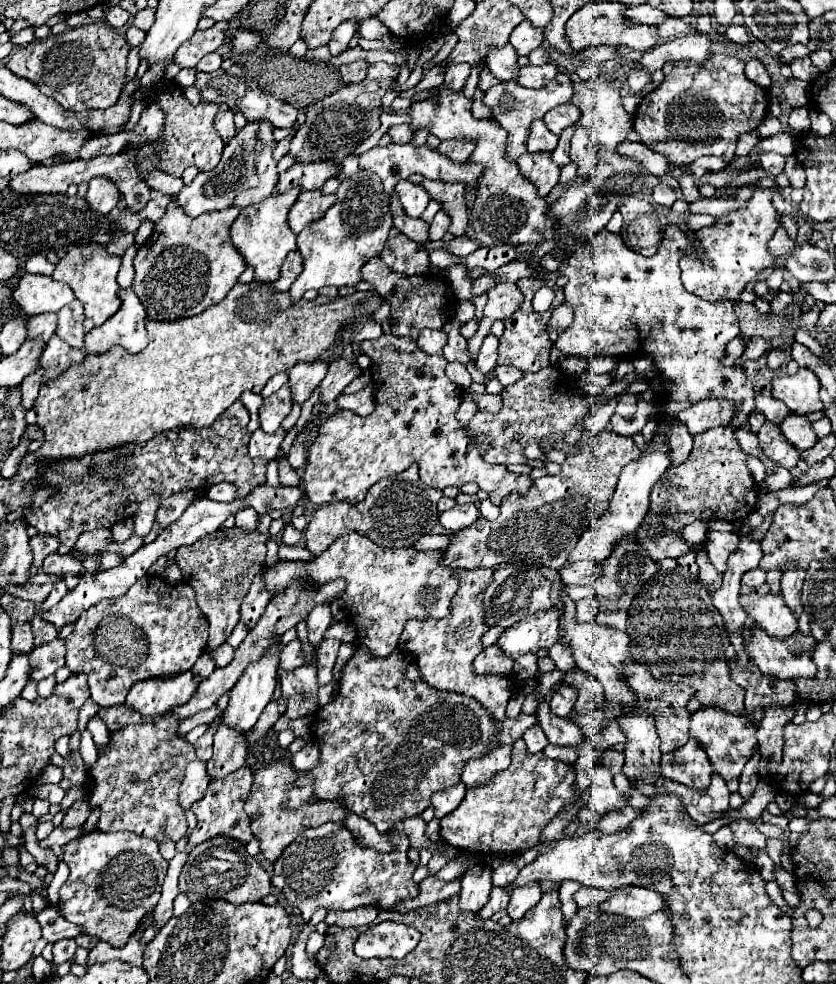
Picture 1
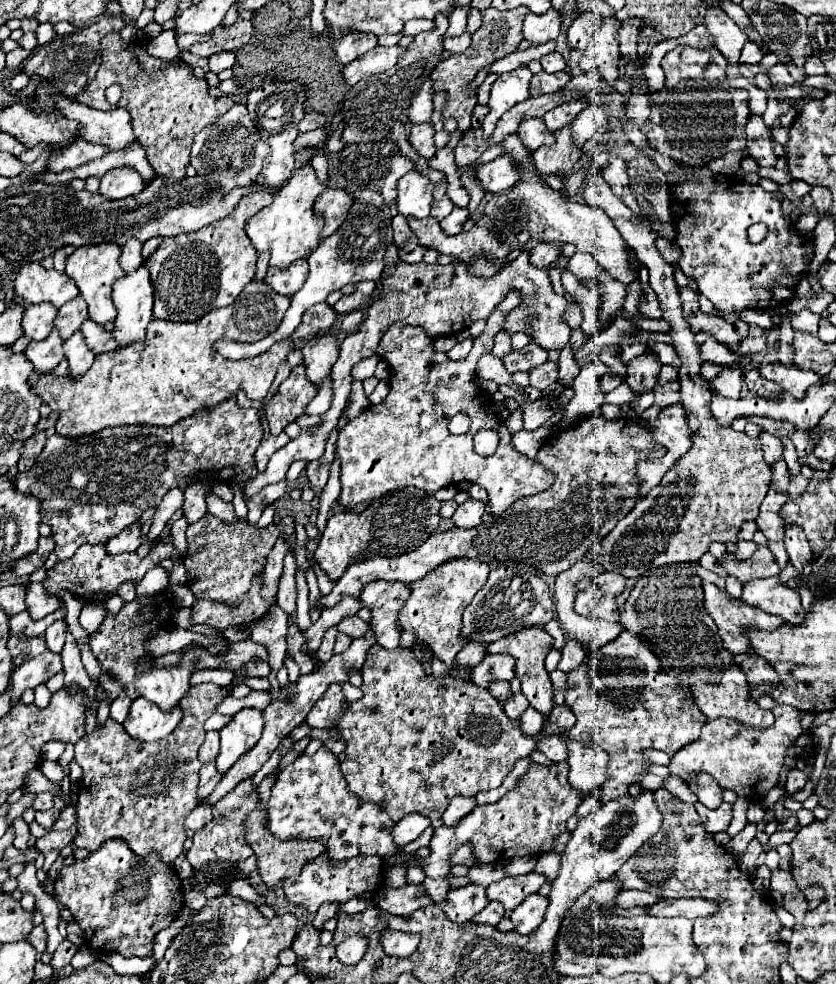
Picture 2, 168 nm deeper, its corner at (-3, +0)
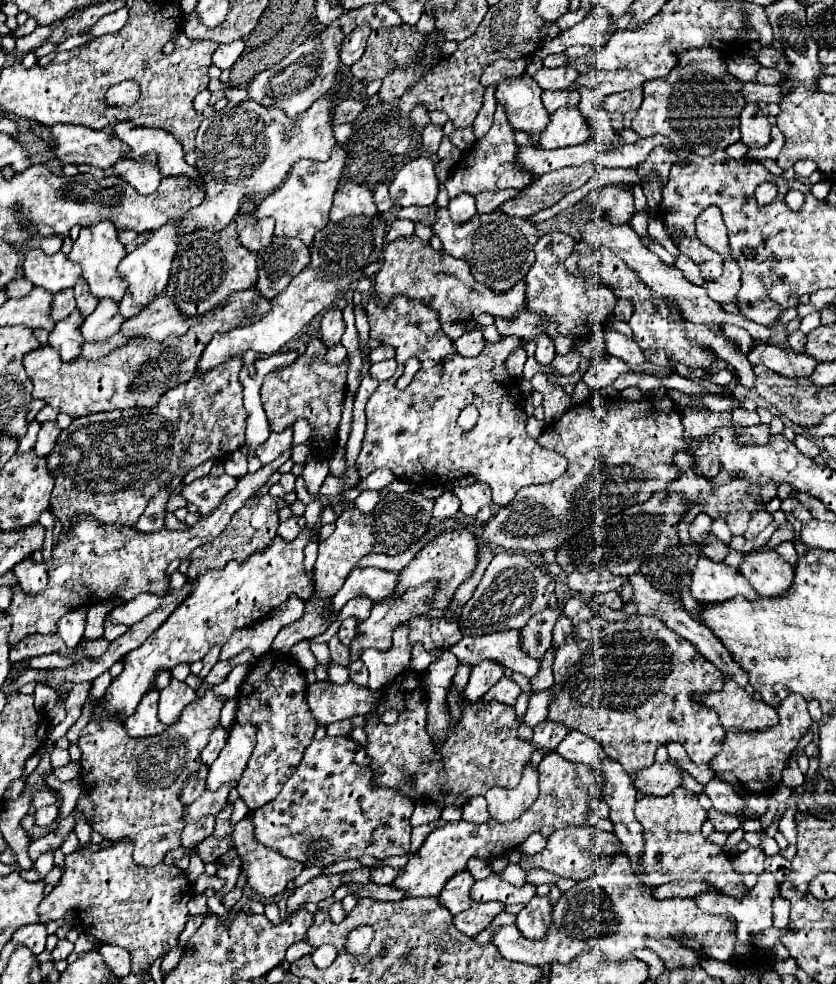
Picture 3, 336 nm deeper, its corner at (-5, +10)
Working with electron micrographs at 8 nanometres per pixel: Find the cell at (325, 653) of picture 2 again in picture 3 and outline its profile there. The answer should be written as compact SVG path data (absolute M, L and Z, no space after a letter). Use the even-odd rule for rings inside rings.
M336 635L328 641L328 649L330 649L330 657L332 657L334 663L346 665L346 661L348 661L348 647L344 647Z

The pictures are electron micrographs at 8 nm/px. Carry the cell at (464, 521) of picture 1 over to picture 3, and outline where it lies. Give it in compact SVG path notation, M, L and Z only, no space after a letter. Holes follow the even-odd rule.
M474 483L468 487L454 487L452 491L460 499L460 511L466 517L476 517L478 509L484 505L490 505L490 487L486 483Z

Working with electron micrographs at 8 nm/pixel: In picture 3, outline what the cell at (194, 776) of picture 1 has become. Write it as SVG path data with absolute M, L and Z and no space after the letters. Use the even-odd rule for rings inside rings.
M214 815L186 823L182 831L182 847L196 847L204 837L212 833L212 829L214 829Z

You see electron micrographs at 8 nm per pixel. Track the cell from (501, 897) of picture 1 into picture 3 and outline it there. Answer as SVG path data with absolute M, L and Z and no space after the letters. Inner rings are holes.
M490 901L490 903L474 903L470 909L454 915L454 925L474 937L476 933L480 933L498 913L502 913L506 909L506 905L498 903L498 901Z

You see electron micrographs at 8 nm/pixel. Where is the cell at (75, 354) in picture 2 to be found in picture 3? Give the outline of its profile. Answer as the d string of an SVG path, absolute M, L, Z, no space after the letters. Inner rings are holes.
M100 301L98 307L82 321L82 337L86 343L102 343L118 331L124 317L118 315L118 305L114 301Z

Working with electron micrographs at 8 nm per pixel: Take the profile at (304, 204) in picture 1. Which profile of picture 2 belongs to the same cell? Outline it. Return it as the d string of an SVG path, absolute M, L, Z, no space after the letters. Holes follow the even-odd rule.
M328 187L318 197L316 211L322 213L324 219L326 219L326 223L324 223L322 231L320 231L320 239L330 237L340 227L340 223L344 223L350 207L352 207L352 197L344 189L332 189L332 187Z

